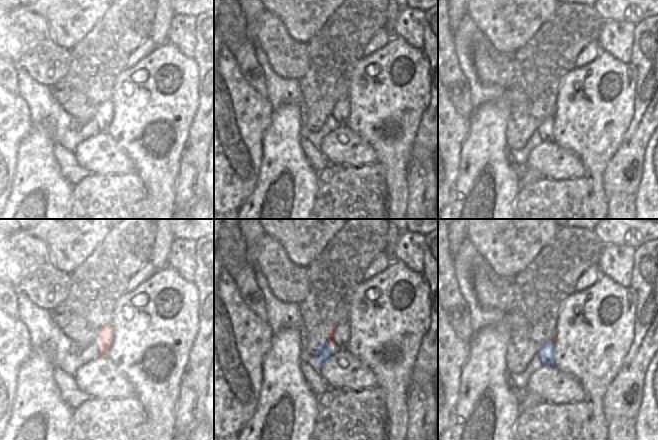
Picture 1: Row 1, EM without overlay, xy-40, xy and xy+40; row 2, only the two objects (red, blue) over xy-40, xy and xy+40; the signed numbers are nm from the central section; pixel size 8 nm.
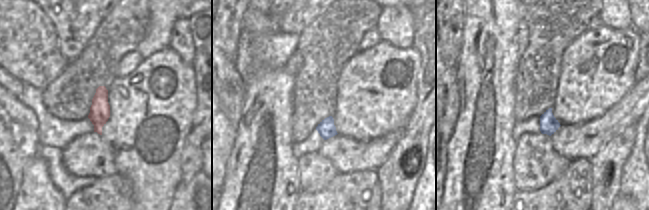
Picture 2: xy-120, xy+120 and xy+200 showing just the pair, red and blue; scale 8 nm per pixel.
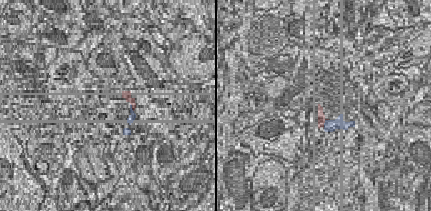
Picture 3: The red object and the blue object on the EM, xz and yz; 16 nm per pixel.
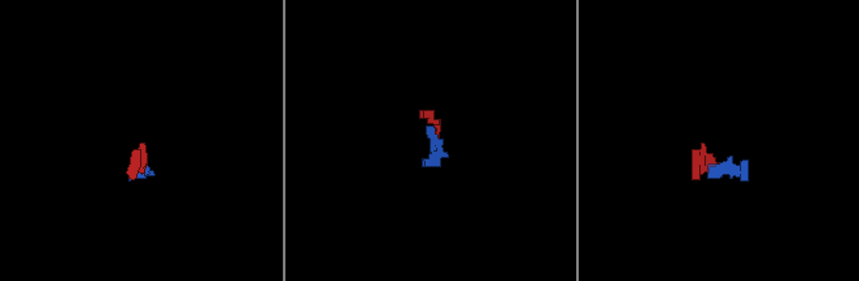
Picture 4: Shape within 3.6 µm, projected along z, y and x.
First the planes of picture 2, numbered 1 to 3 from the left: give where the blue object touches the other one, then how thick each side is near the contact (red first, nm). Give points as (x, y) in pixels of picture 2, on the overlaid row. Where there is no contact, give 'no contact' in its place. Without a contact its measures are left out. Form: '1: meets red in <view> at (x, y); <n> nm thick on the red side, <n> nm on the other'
1: no contact
2: no contact
3: no contact

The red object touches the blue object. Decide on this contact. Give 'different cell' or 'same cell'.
same cell

